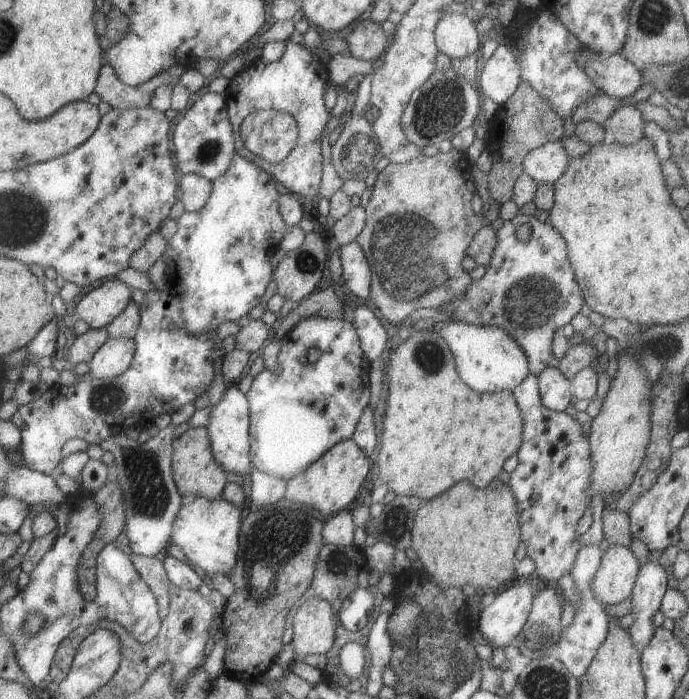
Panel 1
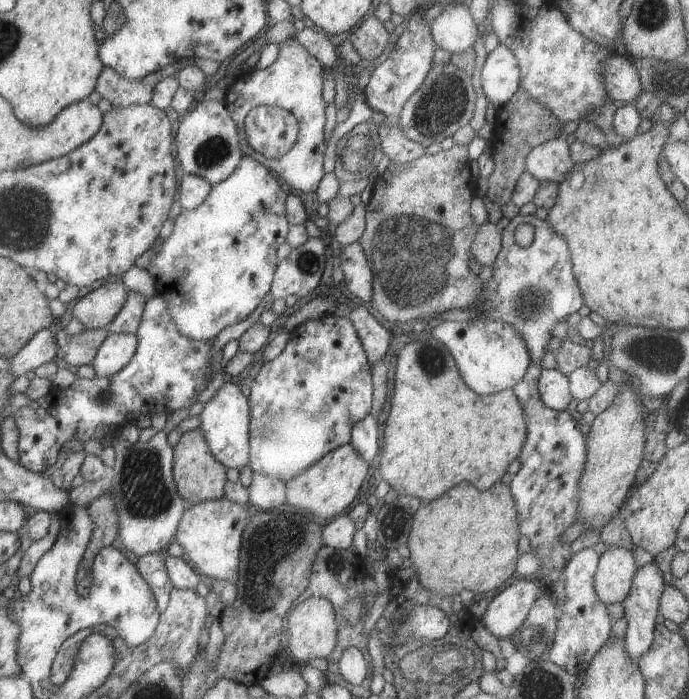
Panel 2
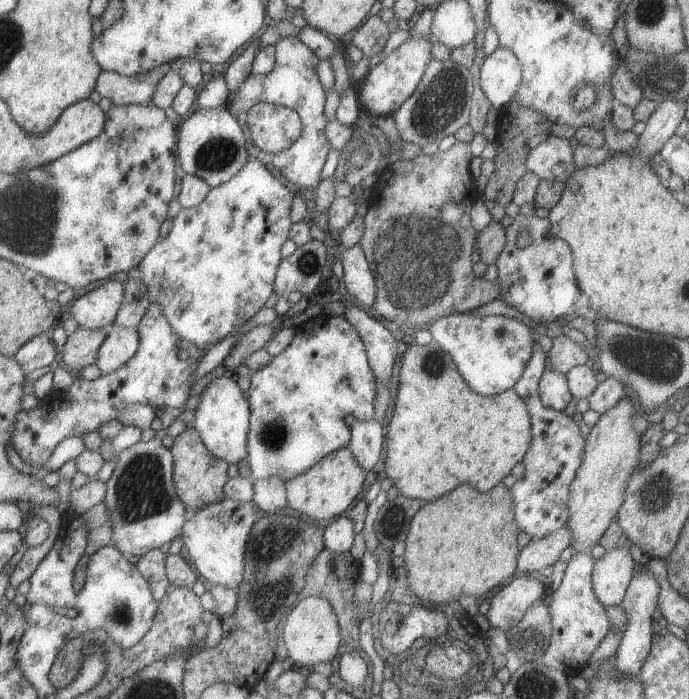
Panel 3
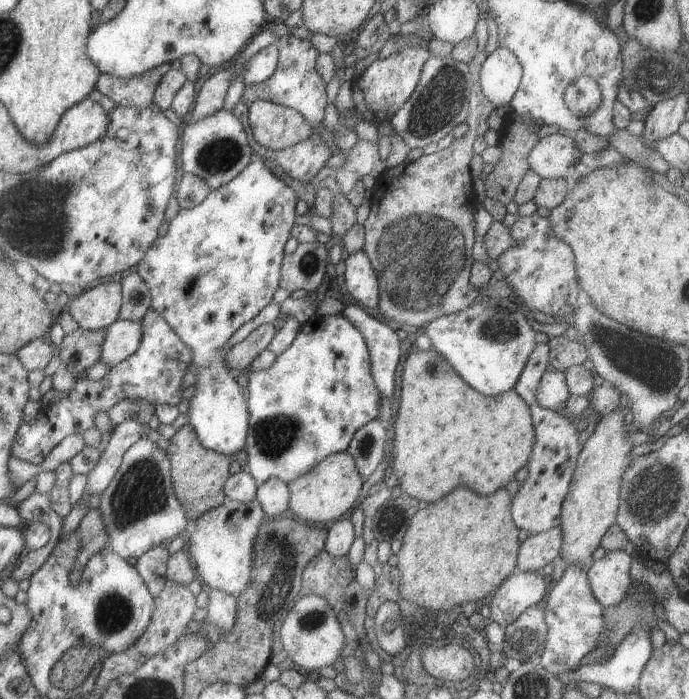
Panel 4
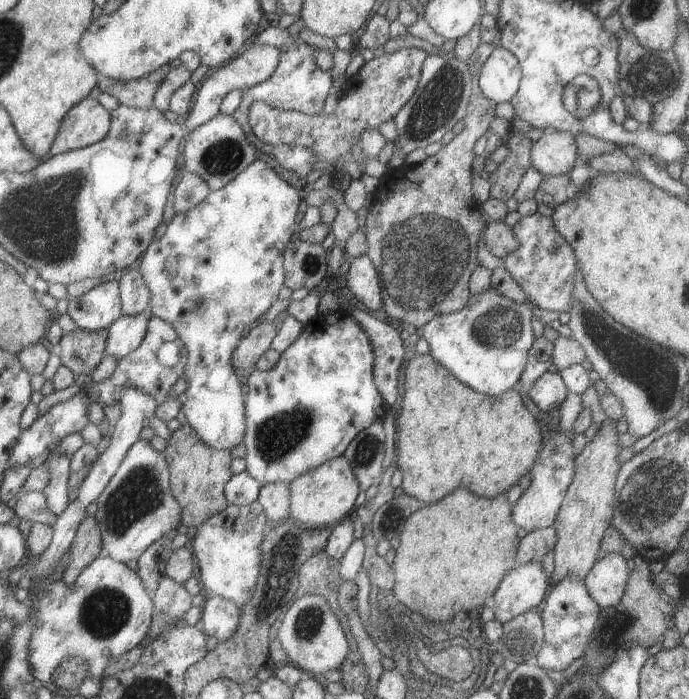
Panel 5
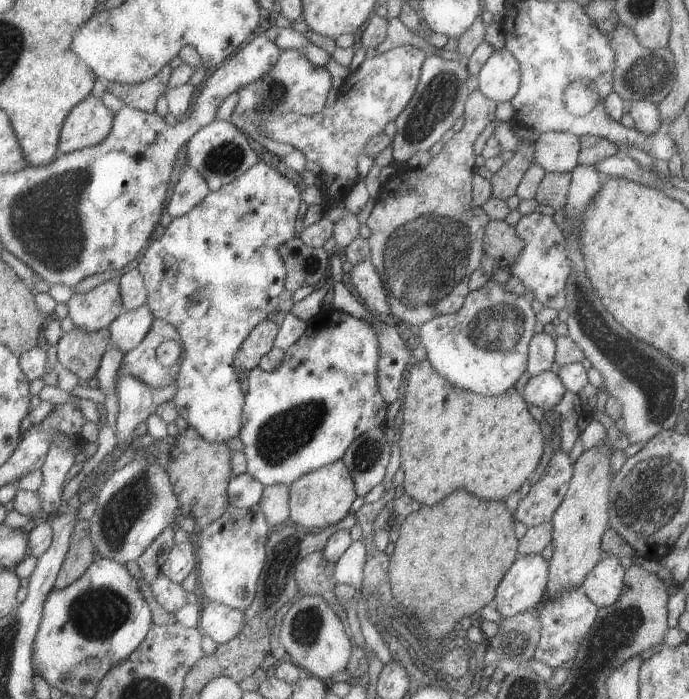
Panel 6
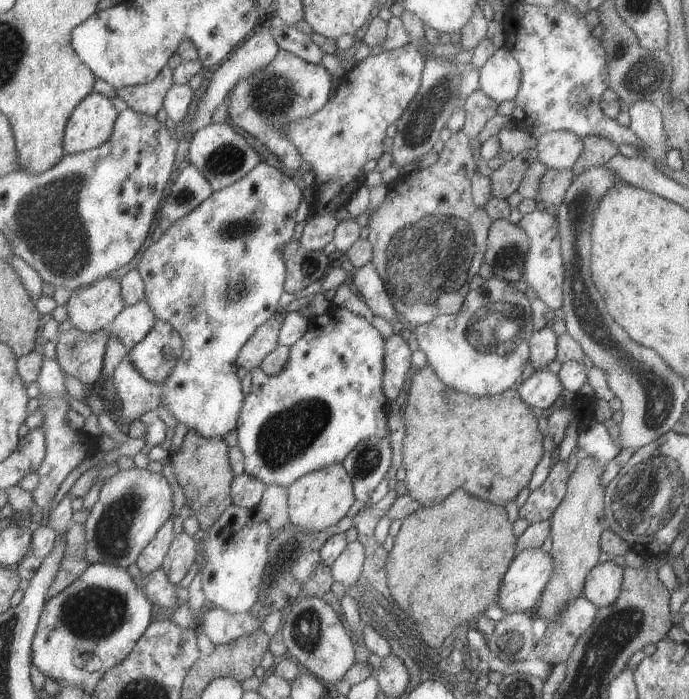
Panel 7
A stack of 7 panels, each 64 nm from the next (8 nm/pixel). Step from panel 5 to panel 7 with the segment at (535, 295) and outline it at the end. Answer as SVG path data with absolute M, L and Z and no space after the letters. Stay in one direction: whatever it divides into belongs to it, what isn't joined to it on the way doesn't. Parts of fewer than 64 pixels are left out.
M533 210L522 215L518 225L528 238L527 252L522 262L521 280L526 286L532 288L541 302L550 310L562 308L562 284L564 281L564 262L561 258L560 236L558 233L558 222L555 216L545 211Z

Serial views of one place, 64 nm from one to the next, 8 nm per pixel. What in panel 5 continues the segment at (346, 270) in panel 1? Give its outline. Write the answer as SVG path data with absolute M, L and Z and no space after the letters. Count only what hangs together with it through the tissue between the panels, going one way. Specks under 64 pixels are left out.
M368 253L354 258L347 273L347 288L369 312L384 310L385 288Z

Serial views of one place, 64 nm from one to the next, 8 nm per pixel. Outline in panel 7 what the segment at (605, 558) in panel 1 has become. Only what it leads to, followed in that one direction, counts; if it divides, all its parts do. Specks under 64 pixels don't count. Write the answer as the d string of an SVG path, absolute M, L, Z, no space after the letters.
M612 560L596 564L585 575L583 596L597 608L609 606L619 594L622 572Z

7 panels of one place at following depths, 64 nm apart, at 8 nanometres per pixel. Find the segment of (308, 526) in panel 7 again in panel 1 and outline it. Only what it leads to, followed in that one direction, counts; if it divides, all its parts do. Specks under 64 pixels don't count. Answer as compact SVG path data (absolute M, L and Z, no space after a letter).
M354 438L338 442L315 464L295 478L288 480L287 498L295 502L316 506L326 516L333 516L345 510L359 494L363 482L371 472L369 455L355 442Z

